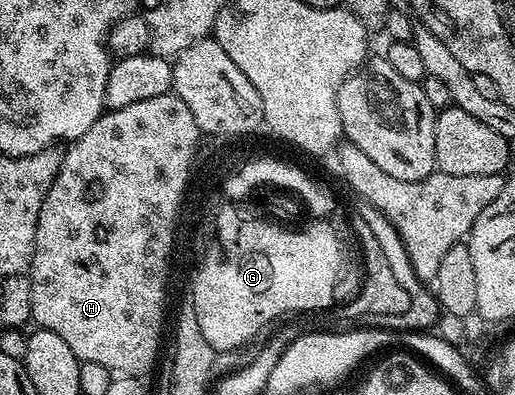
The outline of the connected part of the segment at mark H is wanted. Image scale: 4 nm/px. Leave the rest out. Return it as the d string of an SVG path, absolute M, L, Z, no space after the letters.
M174 93L161 97L149 97L146 101L133 101L133 105L125 105L121 109L112 111L104 110L93 125L81 138L70 144L71 148L63 151L61 169L49 185L49 193L45 193L45 201L41 201L41 213L37 217L37 233L35 234L35 252L31 258L31 319L42 330L57 333L69 349L79 358L80 363L94 361L96 365L105 365L119 377L143 377L143 374L160 358L154 349L155 327L159 315L159 299L163 283L163 261L167 252L168 239L171 231L171 216L176 215L179 191L186 187L183 178L187 172L188 160L197 152L192 146L195 143L195 125L192 113L185 101Z

